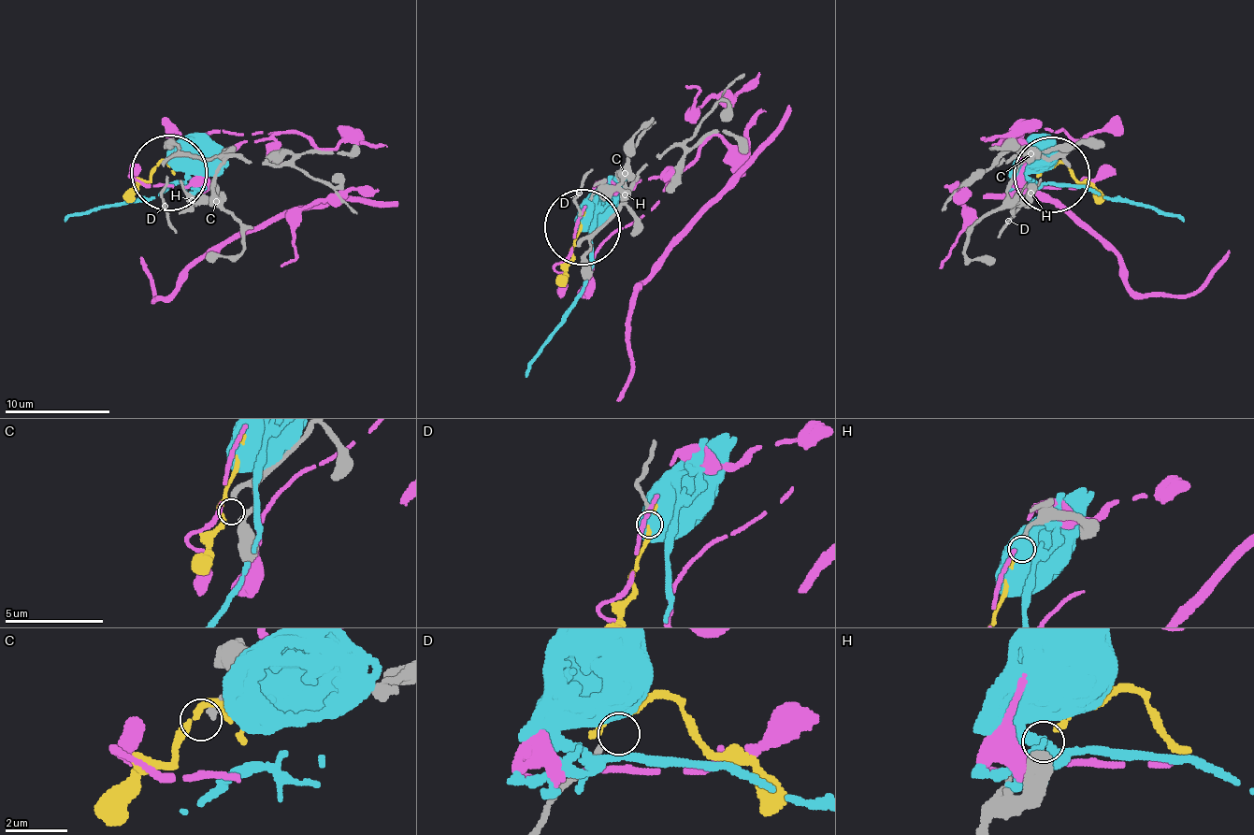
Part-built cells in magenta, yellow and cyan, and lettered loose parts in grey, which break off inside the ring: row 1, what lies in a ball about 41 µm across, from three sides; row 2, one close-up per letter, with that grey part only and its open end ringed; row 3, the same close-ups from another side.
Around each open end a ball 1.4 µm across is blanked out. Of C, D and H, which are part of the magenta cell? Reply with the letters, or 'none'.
none

